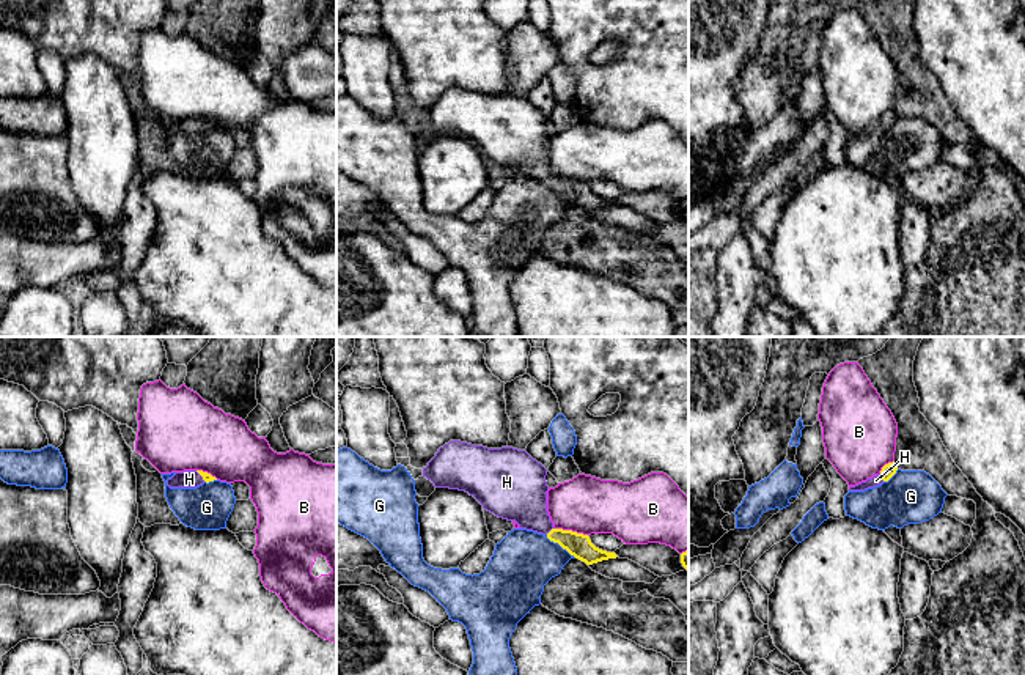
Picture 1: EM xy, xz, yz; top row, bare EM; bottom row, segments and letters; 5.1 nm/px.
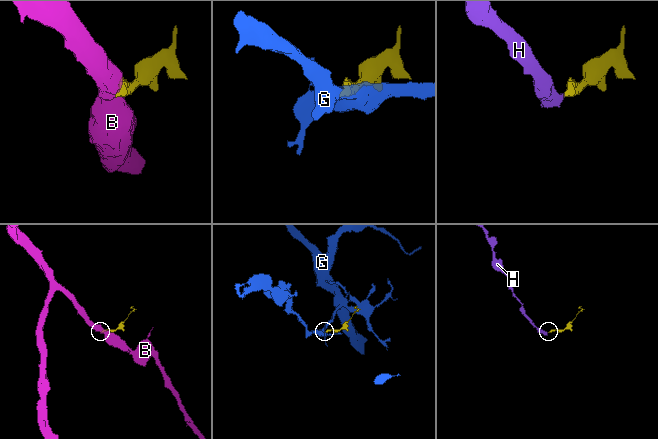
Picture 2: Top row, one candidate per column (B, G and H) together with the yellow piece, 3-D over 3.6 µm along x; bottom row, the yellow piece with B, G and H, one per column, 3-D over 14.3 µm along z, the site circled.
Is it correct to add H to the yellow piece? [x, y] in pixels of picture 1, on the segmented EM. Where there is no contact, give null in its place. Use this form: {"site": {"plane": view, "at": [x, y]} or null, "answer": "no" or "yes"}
{"site": {"plane": "xz", "at": [551, 531]}, "answer": "yes"}

